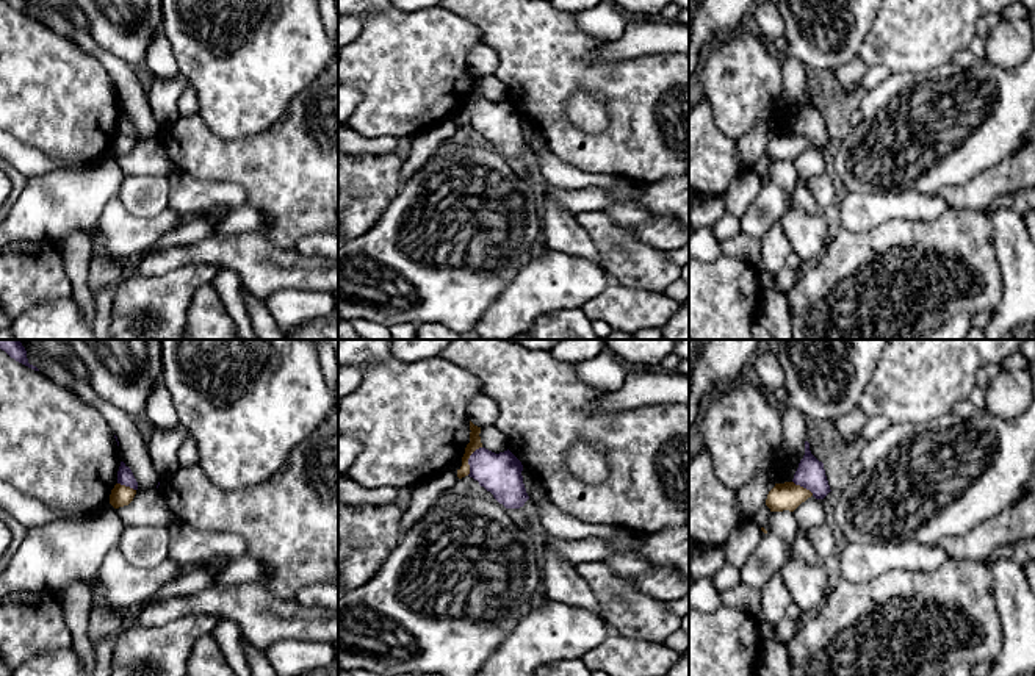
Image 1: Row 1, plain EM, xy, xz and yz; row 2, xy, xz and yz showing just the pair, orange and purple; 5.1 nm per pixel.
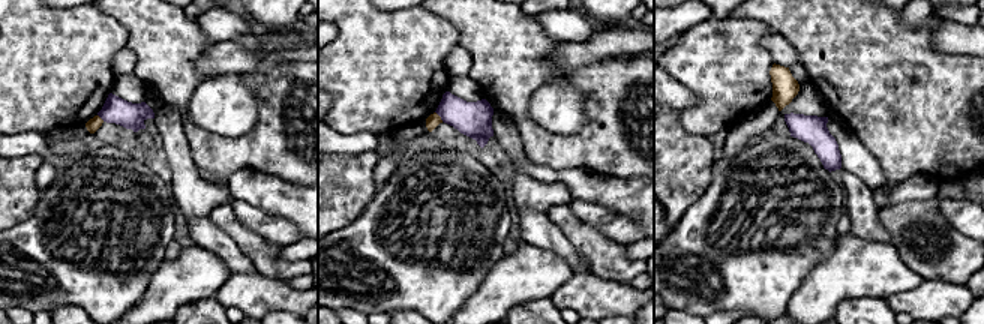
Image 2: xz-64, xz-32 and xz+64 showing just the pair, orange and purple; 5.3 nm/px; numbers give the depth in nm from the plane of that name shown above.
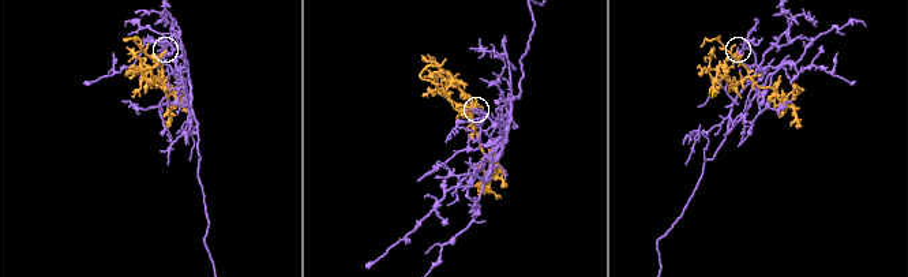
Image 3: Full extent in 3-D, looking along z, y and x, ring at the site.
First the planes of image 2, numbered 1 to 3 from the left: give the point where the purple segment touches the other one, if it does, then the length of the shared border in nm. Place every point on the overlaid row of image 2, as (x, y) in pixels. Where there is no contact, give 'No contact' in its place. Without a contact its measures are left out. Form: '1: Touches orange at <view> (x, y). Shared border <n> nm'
1: Touches orange at xz-64 (99, 117). Shared border 50 nm
2: Touches orange at xz-32 (438, 116). Shared border 70 nm
3: No contact

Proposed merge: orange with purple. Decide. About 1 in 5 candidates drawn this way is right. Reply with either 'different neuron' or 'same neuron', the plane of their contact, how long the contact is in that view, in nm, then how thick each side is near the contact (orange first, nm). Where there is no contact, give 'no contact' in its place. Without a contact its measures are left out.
different neuron | xz | 170 nm | 70/200 nm

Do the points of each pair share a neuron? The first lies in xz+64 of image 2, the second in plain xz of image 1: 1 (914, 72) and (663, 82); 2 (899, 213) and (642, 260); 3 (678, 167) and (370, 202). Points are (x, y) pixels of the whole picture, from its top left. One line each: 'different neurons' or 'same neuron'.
1: same neuron
2: same neuron
3: same neuron

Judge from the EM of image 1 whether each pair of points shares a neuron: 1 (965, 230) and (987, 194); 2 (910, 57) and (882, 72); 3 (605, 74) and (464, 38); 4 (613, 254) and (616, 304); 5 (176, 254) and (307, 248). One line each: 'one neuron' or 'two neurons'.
1: two neurons
2: two neurons
3: two neurons
4: two neurons
5: two neurons

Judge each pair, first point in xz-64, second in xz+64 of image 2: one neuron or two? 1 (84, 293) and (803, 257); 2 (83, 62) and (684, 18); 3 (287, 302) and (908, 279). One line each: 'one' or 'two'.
1: one
2: two
3: two

